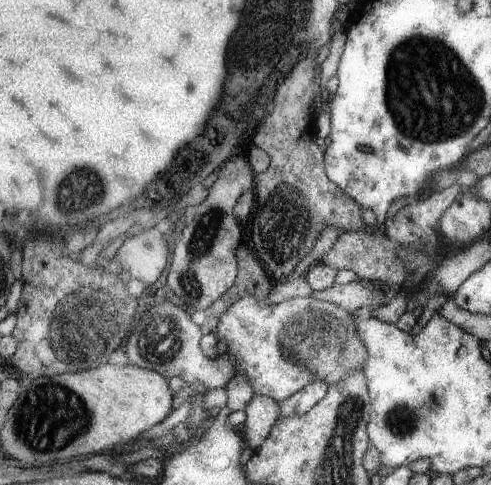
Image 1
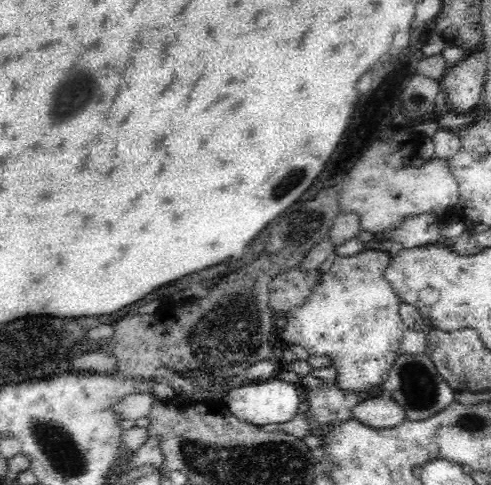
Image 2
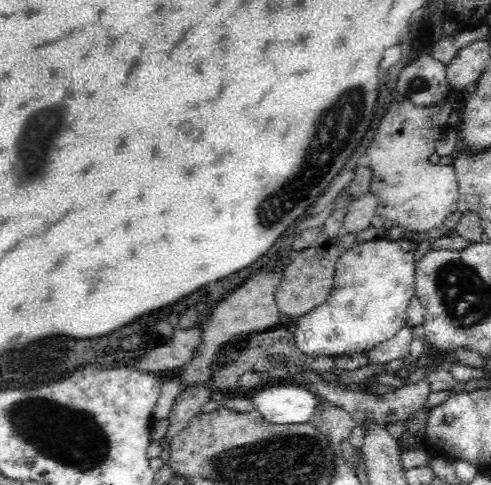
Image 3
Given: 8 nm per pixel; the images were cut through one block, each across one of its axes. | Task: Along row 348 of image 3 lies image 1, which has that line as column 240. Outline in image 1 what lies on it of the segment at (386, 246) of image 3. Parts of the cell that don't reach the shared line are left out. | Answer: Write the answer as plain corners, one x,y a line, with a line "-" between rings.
311,296
293,298
277,306
257,302
255,298
241,298
233,306
229,306
229,310
221,316
215,334
219,336
221,350
235,360
235,370
247,376
253,392
259,396
271,396
277,404
301,392
301,388
313,382
343,382
353,370
363,372
367,362
367,348
357,336
355,316
345,312
337,304
313,300

